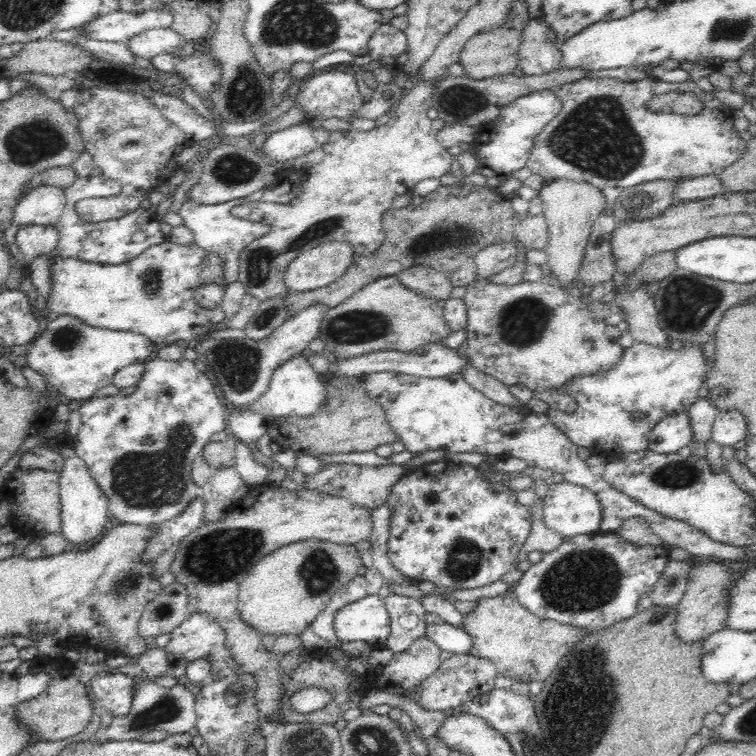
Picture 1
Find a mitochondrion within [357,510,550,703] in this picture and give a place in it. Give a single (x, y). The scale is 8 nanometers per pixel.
(465, 559)

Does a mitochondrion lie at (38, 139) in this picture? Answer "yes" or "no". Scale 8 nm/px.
yes

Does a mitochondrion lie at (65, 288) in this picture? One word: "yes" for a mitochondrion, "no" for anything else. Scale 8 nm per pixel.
no

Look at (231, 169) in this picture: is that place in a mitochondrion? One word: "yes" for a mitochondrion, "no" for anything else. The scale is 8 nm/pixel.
yes

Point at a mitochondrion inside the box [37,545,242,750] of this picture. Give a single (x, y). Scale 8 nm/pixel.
(167, 708)

